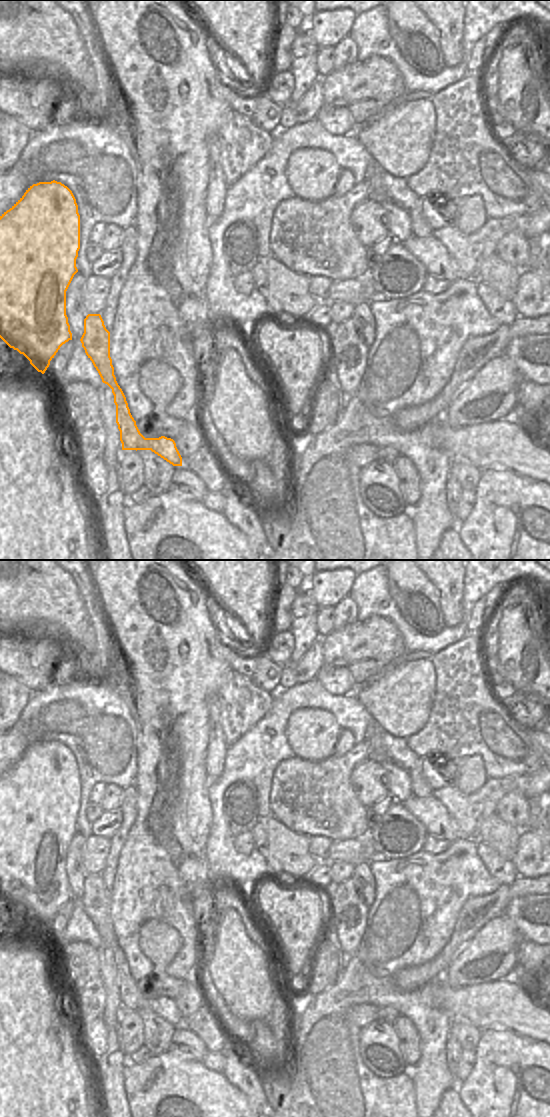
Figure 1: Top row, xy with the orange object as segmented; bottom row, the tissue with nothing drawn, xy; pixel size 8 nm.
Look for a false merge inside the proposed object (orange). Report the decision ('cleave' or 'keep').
cleave

